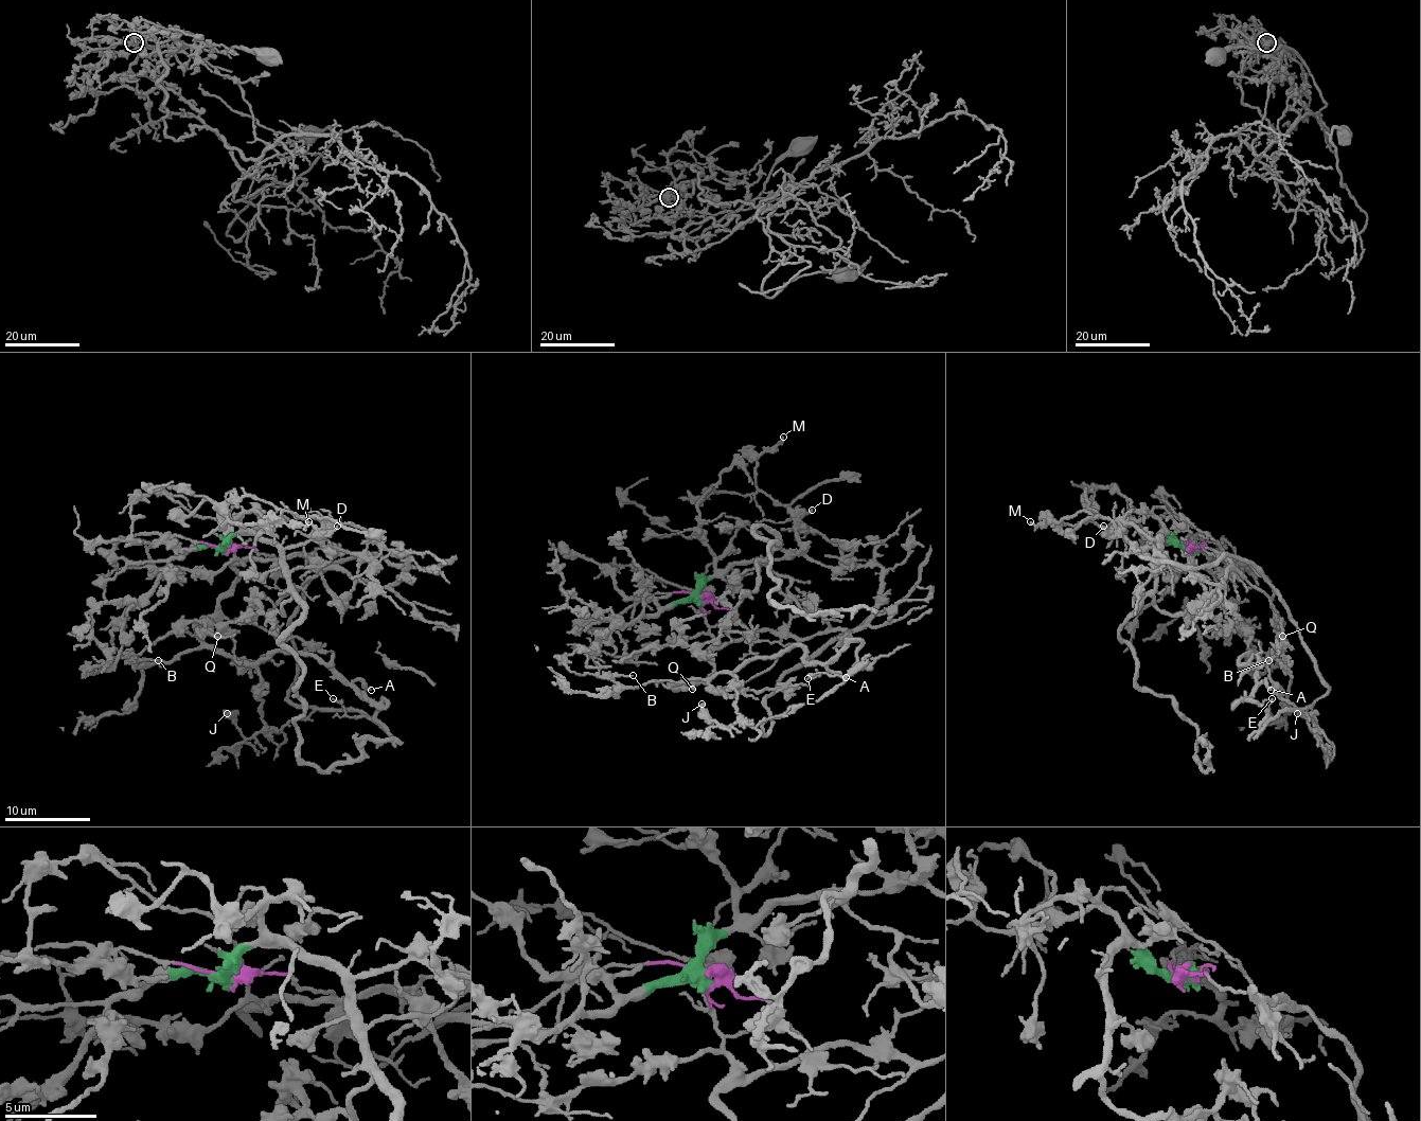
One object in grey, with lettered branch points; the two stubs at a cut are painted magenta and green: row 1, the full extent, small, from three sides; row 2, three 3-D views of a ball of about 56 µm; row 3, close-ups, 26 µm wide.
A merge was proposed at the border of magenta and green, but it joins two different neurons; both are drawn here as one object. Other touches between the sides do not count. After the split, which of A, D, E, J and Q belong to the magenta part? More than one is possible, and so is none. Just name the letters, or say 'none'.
A, E, J, Q

